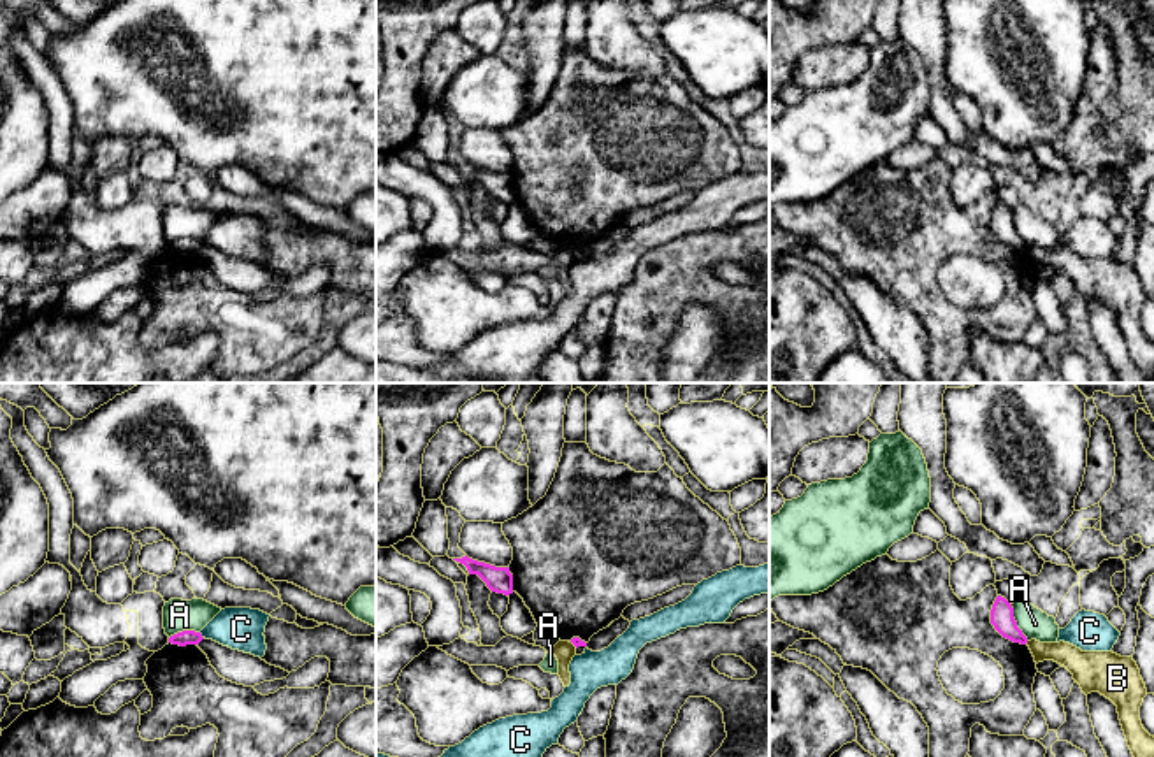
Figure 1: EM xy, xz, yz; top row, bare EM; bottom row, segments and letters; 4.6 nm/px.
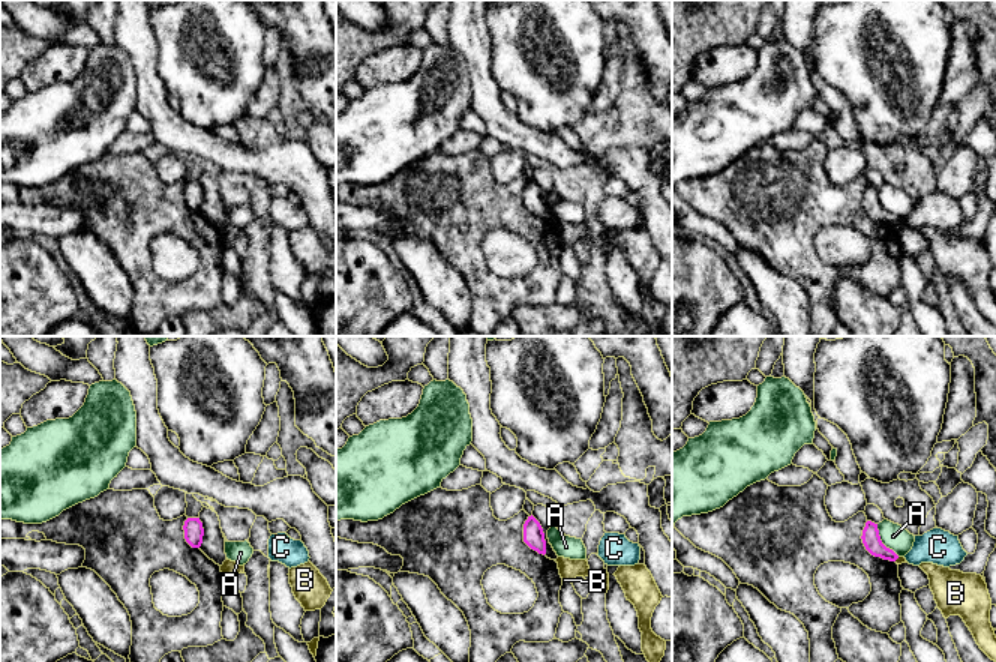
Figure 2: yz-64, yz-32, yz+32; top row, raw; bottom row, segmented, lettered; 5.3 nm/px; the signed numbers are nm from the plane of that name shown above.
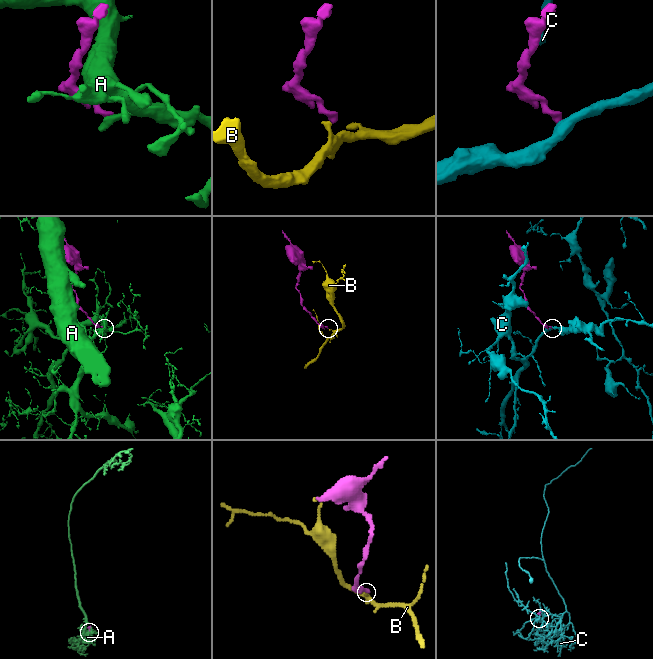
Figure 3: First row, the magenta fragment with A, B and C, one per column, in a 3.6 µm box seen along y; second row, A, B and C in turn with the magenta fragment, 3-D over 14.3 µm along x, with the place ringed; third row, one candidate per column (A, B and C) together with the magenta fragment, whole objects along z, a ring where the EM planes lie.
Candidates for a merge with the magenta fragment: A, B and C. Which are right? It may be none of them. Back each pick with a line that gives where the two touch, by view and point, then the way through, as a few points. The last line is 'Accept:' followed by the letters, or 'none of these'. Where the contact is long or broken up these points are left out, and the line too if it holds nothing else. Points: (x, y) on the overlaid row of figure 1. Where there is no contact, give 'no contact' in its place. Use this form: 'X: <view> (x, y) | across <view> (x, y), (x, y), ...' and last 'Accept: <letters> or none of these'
Accept: none of these

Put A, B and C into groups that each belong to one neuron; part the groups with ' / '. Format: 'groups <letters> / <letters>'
groups A / B / C

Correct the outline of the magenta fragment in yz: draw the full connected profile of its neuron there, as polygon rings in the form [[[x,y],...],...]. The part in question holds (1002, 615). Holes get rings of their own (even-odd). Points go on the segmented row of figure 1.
[[[1001,595],[992,604],[991,624],[1003,638],[1021,645],[1028,643],[1028,638],[1017,627],[1012,604]]]

